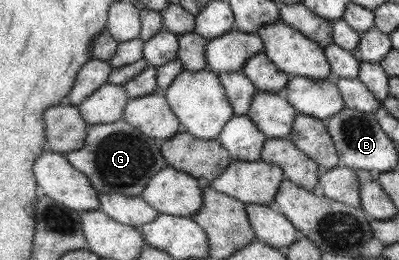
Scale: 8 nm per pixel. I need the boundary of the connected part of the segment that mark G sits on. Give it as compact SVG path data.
M123 119L113 123L88 126L81 149L71 151L64 156L77 171L89 178L91 186L99 193L123 193L123 195L139 196L149 179L159 169L167 167L165 159L159 153L159 147L155 145L155 139L145 137L137 128L130 126Z

